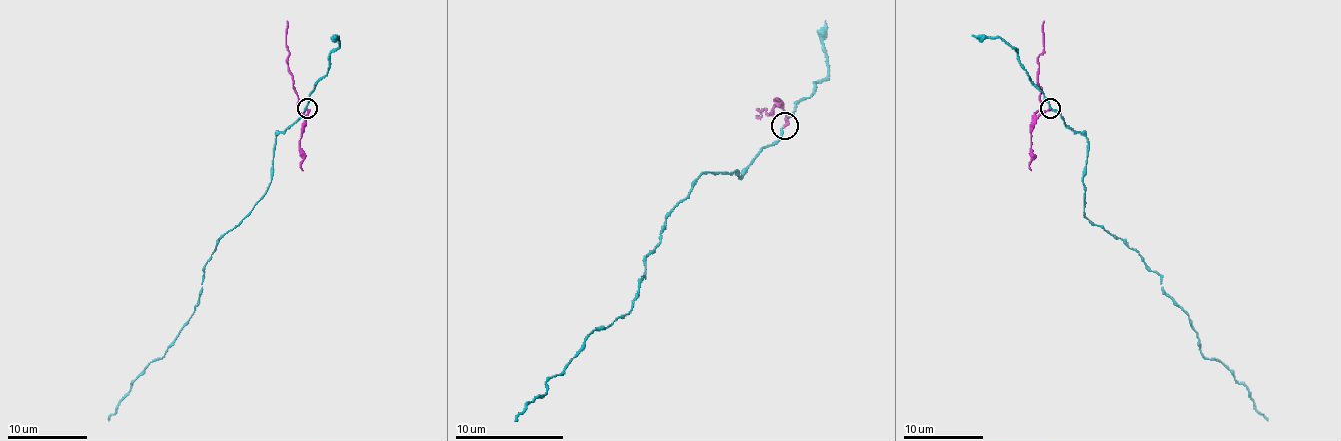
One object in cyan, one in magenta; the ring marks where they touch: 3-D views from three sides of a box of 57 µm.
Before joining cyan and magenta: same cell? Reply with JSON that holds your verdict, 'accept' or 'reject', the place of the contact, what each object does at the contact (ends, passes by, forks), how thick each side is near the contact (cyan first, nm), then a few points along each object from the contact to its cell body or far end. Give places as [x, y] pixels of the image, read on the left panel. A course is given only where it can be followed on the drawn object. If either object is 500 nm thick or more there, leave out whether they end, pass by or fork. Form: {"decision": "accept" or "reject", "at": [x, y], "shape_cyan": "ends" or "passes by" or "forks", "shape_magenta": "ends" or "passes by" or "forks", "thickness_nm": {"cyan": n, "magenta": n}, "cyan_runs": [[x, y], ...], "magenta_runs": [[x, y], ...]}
{"decision": "reject", "at": [307, 108], "shape_cyan": "passes by", "shape_magenta": "ends", "thickness_nm": {"cyan": 160, "magenta": 190}, "cyan_runs": [[306, 107], [274, 139], [264, 197], [219, 238], [205, 266], [195, 312], [167, 352], [131, 382], [107, 418]], "magenta_runs": [[306, 109], [306, 115], [300, 113], [292, 73], [288, 69], [288, 21]]}

